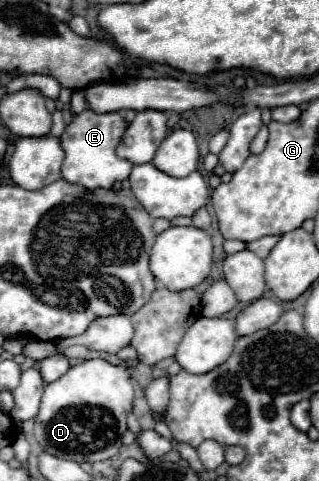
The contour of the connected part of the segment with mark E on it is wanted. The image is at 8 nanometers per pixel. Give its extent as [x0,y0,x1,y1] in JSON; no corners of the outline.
[60,110,132,190]

